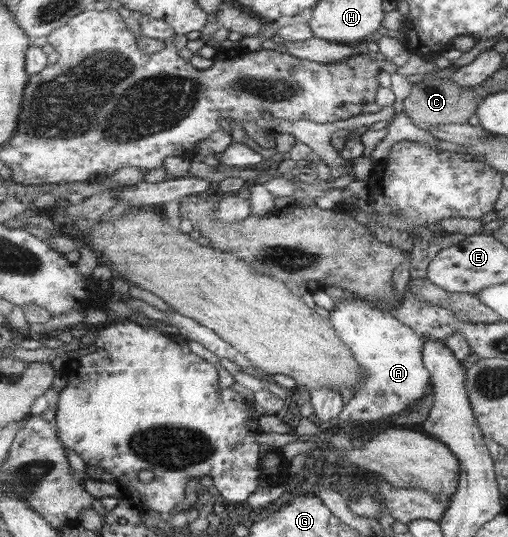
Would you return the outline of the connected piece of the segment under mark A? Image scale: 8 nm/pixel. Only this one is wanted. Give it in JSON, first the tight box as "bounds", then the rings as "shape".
{"bounds":[329,297,432,422],"shape":[[[345,297],[337,299],[337,308],[330,312],[329,319],[343,342],[354,352],[363,370],[367,370],[367,375],[359,382],[361,394],[354,393],[349,399],[338,416],[339,422],[385,421],[385,418],[414,410],[417,402],[427,396],[432,380],[423,360],[426,341],[413,328],[403,324],[392,310],[382,310],[365,299]]]}

